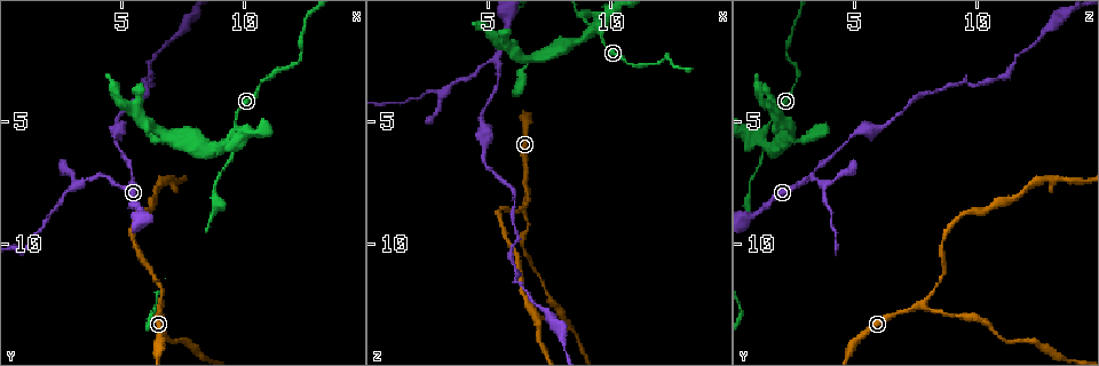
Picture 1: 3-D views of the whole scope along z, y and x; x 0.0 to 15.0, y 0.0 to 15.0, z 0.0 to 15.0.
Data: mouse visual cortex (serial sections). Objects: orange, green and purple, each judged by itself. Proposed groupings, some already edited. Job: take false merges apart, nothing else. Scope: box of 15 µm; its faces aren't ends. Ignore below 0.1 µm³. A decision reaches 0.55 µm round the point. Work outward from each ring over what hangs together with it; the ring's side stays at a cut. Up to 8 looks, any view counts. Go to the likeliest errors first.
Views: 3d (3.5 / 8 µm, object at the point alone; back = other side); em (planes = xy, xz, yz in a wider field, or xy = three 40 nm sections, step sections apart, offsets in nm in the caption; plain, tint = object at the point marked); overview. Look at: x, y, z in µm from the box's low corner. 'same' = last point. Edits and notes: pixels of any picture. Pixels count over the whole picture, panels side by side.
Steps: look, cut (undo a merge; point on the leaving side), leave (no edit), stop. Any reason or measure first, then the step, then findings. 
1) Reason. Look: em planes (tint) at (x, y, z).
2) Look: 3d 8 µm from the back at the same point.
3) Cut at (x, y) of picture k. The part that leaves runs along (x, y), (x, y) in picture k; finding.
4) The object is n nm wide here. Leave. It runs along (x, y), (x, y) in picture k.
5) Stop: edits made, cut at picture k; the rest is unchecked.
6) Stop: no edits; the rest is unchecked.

Arms part here. Look: 3d 3.5 µm at (6.6, 12.5, 7.9).

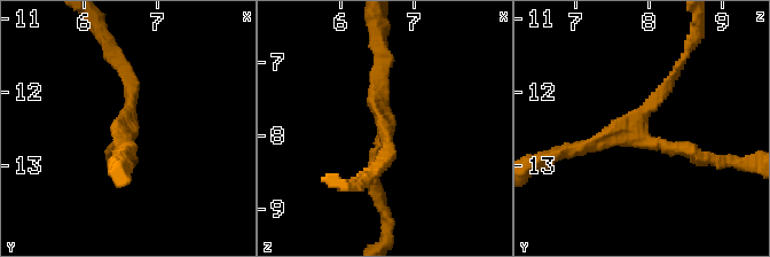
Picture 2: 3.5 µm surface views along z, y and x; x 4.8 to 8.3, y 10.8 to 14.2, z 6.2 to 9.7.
3 arms meet here; the arms are 150, 200, 200 nm wide. Look: em planes (tint) at (6.60, 12.50, 7.85).

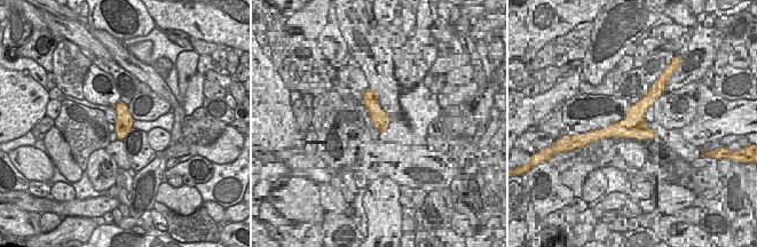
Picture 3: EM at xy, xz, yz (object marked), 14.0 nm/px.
Leave. It runs along (565, 149), (629, 135), (680, 64) in picture 2; continuous, no second cell.

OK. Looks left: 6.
A fork. Look: 3d 3.5 µm at (3.1, 7.5, 3.8).

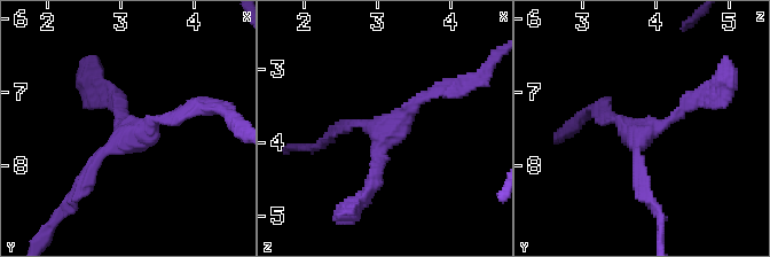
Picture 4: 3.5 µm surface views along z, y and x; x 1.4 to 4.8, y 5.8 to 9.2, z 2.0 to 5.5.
Look: em planes (tint) at (3.20, 7.60, 3.80).

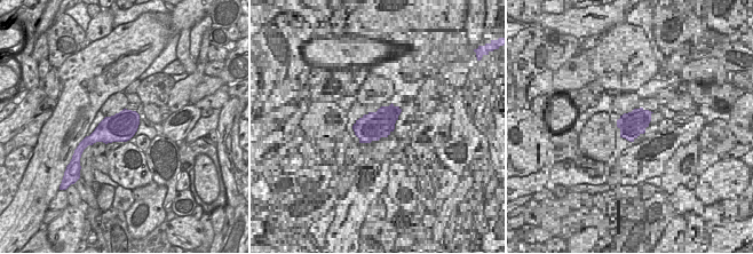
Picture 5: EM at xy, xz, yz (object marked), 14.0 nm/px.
Another direction. Look: em xy step 2 (tint) at the same point.

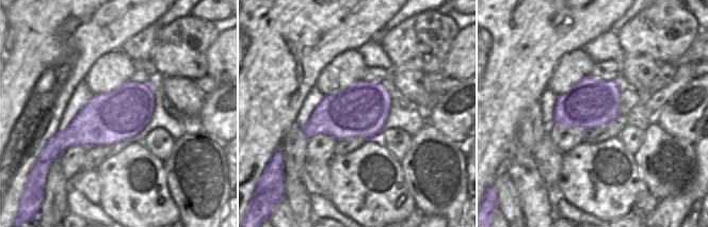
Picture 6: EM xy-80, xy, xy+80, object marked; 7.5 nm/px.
Leave. It runs along (448, 92), (423, 98), (391, 126), (374, 185) in picture 4; one cell here.

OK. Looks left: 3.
Look: 3d 3.5 µm at (1.1, 10.2, 4.2).

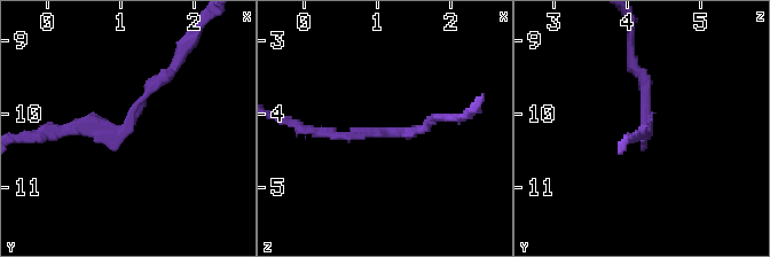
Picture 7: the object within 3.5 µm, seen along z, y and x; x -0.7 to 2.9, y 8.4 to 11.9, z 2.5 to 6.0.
The arms are 100, 150 nm wide; need the tissue. Look: em xy step 2 (tint) at (1.00, 10.25, 4.25).

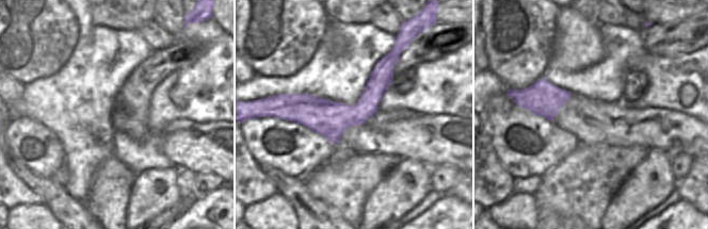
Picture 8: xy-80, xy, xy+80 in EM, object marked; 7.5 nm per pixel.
Leave. It runs along (396, 58), (354, 112), (284, 105) in picture 8; all the same cell.

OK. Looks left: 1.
Stop: no edits; the rest is unchecked.

